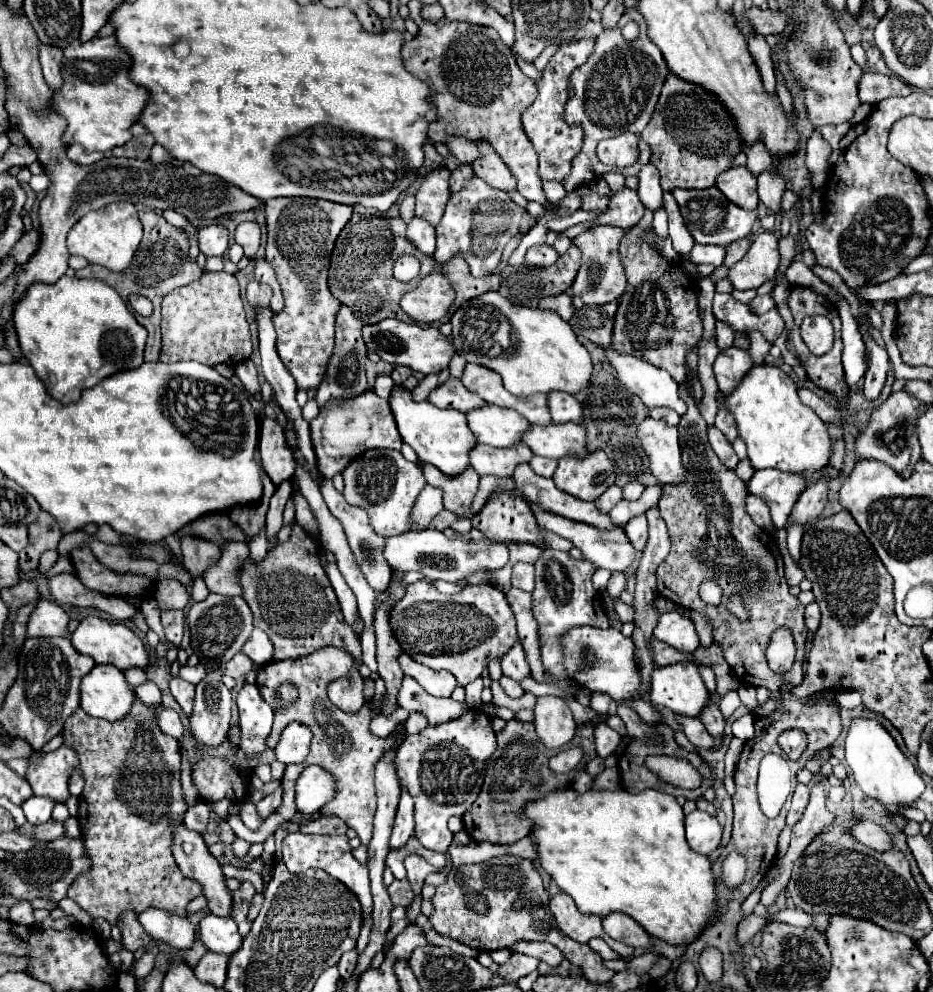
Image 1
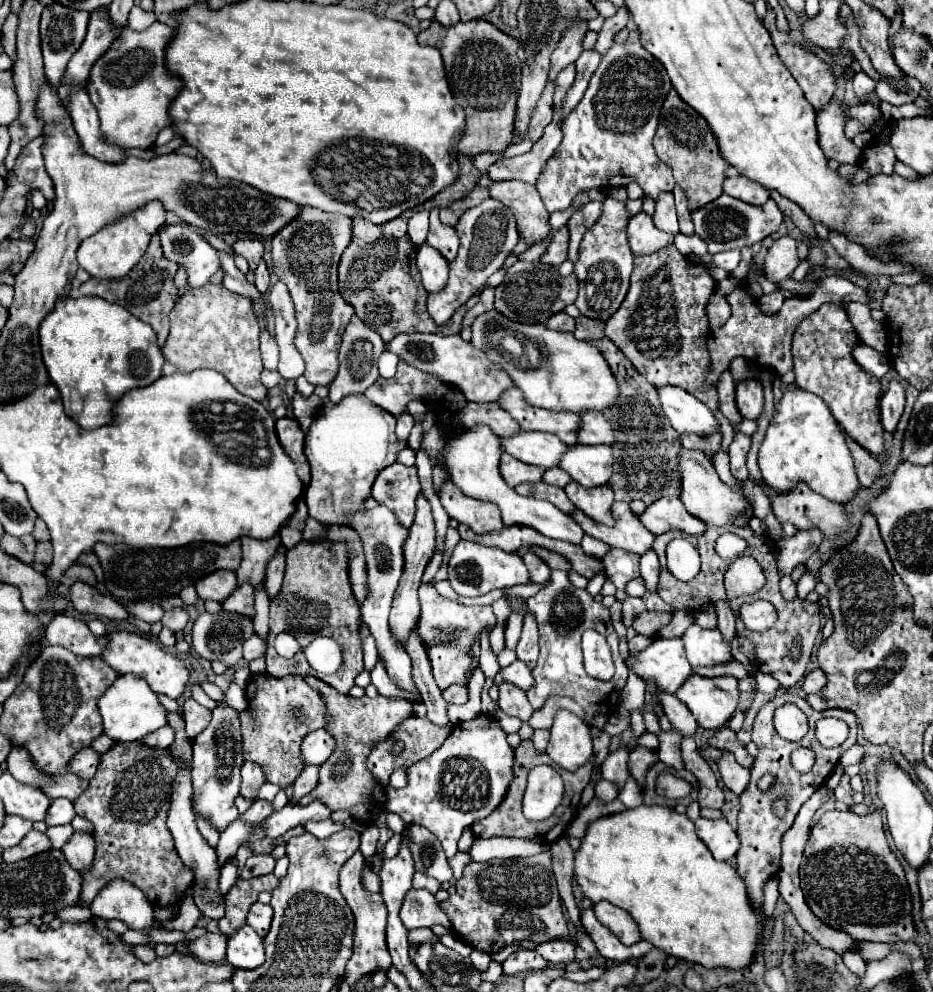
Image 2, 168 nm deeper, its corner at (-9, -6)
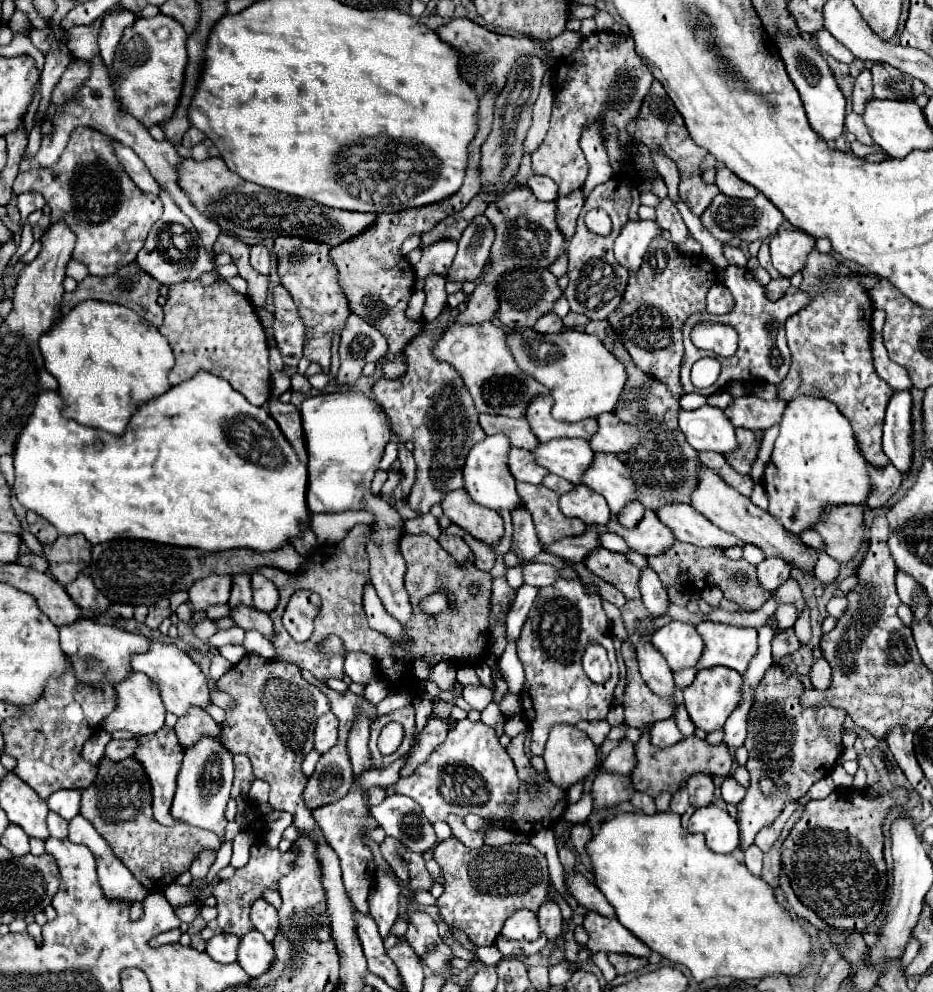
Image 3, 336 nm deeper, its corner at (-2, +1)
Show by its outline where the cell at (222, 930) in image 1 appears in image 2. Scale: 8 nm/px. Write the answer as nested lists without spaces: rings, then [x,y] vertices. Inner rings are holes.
[[[244,925],[232,935],[228,935],[226,961],[230,965],[242,969],[254,969],[262,965],[262,959],[264,959],[262,937],[258,937],[250,925]]]

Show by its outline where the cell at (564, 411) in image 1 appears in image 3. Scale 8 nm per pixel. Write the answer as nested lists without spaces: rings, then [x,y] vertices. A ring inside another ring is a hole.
[[[603,414],[597,418],[599,432],[589,440],[595,452],[625,454],[639,446],[639,430],[621,422],[615,414]]]

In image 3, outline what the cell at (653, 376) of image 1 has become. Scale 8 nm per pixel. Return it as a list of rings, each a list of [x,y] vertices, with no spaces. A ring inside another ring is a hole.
[[[703,406],[693,412],[679,410],[679,428],[697,452],[731,454],[739,448],[735,428],[719,408]]]

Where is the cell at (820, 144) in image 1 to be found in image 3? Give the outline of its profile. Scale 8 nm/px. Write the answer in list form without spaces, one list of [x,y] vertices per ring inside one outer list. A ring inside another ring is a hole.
[[[775,32],[775,42],[779,48],[779,56],[787,68],[787,74],[801,94],[811,128],[827,142],[837,140],[843,134],[843,126],[845,126],[845,96],[839,90],[835,82],[835,74],[829,68],[827,60],[821,56],[817,48],[809,44],[809,40],[803,34],[791,36],[789,32]]]

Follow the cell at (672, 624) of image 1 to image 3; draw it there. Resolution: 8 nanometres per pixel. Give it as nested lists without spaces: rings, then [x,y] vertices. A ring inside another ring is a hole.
[[[721,622],[697,624],[703,636],[705,650],[697,668],[727,666],[743,674],[751,658],[757,654],[757,630],[743,626],[729,626]]]

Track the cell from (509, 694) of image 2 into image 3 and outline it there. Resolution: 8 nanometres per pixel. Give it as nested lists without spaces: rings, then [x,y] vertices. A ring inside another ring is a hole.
[[[507,694],[501,702],[501,712],[511,712],[511,714],[521,714],[521,708],[519,708],[519,696],[513,696],[513,694]]]

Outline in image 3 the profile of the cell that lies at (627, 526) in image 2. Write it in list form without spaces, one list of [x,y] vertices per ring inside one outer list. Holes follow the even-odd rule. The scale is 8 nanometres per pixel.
[[[647,510],[643,520],[633,530],[623,528],[615,516],[611,516],[611,522],[607,524],[607,528],[611,532],[623,536],[625,542],[629,544],[629,548],[643,556],[659,556],[659,554],[667,552],[667,548],[671,548],[675,542],[673,532],[657,518],[657,514],[653,510]]]

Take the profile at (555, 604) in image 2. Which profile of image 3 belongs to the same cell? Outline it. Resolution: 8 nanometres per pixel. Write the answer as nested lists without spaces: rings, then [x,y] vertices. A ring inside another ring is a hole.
[[[561,578],[553,586],[541,588],[535,602],[537,604],[533,604],[531,614],[529,614],[527,622],[523,624],[521,638],[517,642],[517,656],[525,670],[525,684],[523,684],[521,700],[523,700],[523,716],[527,718],[529,726],[531,726],[531,754],[543,756],[549,730],[555,724],[577,724],[579,720],[603,720],[607,716],[607,712],[613,704],[613,690],[619,680],[619,666],[617,666],[617,656],[615,656],[611,632],[609,632],[609,622],[607,622],[607,616],[601,606],[601,598],[597,594],[587,594],[579,580]],[[589,642],[601,644],[609,654],[611,678],[603,684],[591,682],[581,666],[581,658],[583,658],[585,646]]]

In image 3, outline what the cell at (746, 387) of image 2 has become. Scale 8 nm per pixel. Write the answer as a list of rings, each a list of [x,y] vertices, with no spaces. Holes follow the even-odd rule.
[[[741,396],[735,398],[729,408],[725,408],[725,416],[733,422],[735,428],[761,430],[775,426],[781,422],[781,416],[787,408],[783,400],[761,400],[757,396]]]

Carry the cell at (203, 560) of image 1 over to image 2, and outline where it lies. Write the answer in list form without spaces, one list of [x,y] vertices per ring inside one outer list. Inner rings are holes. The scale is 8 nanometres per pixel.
[[[220,569],[220,571],[214,571],[212,575],[206,575],[206,577],[198,579],[196,591],[198,591],[200,599],[222,601],[222,599],[226,599],[226,595],[230,595],[230,591],[234,591],[236,585],[238,585],[236,573]]]

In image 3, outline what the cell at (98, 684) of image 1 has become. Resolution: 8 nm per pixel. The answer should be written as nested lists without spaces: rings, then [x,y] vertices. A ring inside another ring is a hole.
[[[133,672],[133,676],[123,680],[123,684],[119,684],[119,688],[117,688],[117,696],[119,696],[119,704],[117,704],[115,712],[111,712],[111,718],[107,718],[103,722],[103,730],[107,730],[107,732],[127,730],[127,732],[133,732],[135,736],[141,736],[141,734],[155,734],[157,730],[161,730],[165,726],[167,710],[161,700],[159,686],[153,680],[149,680],[147,676],[143,676],[141,672]]]

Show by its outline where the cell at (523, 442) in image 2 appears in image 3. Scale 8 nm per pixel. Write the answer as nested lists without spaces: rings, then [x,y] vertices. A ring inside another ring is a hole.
[[[559,438],[545,442],[533,454],[539,464],[543,464],[551,474],[563,476],[575,486],[581,484],[583,474],[591,468],[595,460],[595,452],[591,450],[589,442],[579,438]]]

